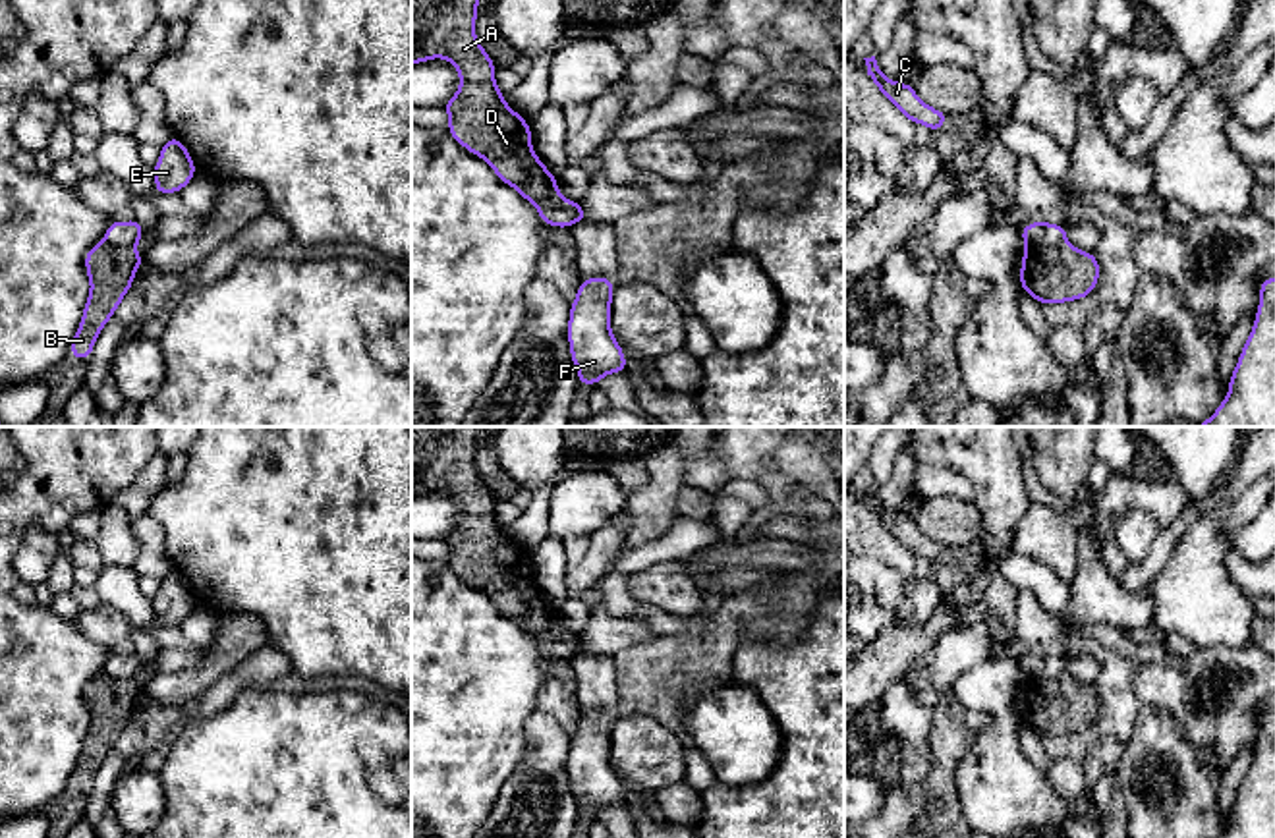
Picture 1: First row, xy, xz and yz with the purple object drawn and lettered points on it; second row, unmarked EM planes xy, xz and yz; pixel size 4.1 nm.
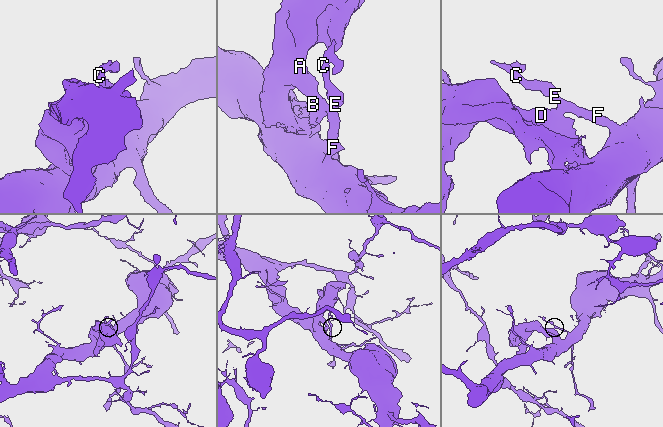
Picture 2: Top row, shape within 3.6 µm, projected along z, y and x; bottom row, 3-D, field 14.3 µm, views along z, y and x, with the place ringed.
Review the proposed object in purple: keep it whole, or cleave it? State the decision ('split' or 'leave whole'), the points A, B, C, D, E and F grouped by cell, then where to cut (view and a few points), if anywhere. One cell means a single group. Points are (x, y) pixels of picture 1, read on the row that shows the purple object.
split; groups A B D / C E F; cut yz (1065, 240), (1053, 246), (1026, 246)

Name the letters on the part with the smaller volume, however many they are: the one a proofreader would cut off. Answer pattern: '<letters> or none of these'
A, B, D

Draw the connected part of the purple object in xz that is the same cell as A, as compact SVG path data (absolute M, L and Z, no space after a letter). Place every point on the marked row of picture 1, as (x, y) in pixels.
M411 0L411 64L444 58L458 70L460 89L442 106L450 118L446 131L471 154L481 156L502 183L531 201L545 224L570 230L572 201L556 195L556 176L531 149L531 126L504 102L495 83L496 66L475 37L477 4L479 0Z

